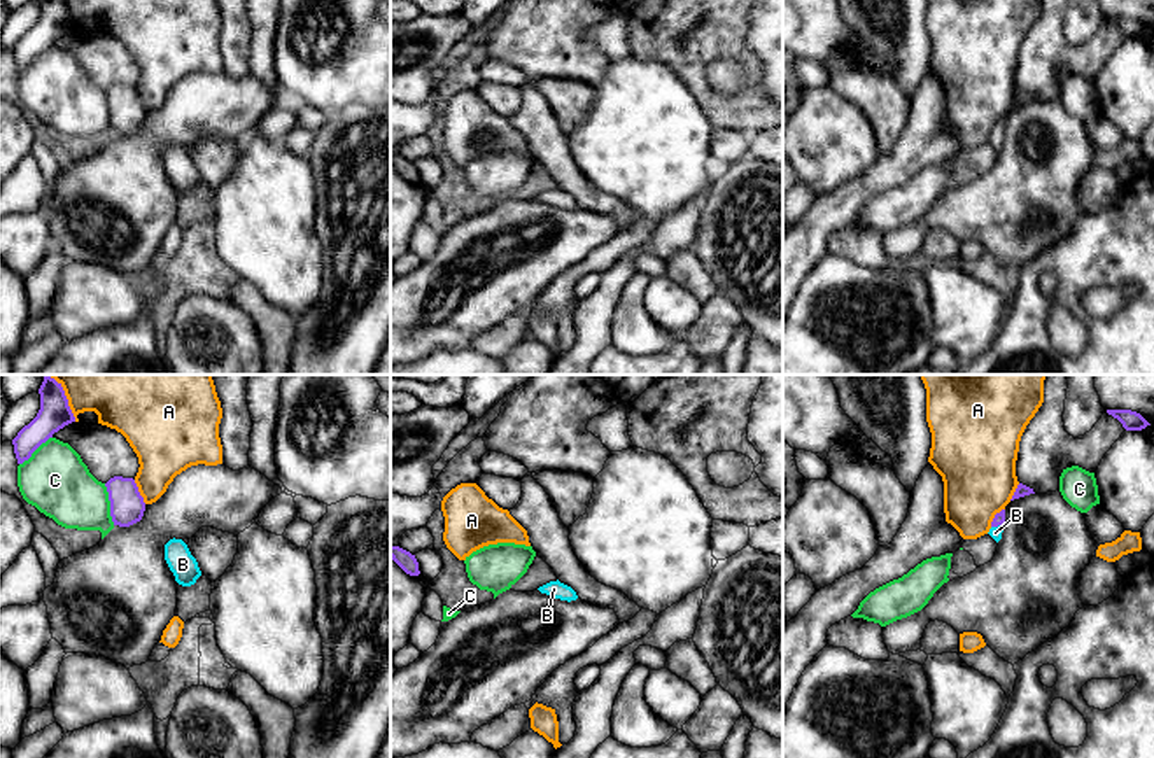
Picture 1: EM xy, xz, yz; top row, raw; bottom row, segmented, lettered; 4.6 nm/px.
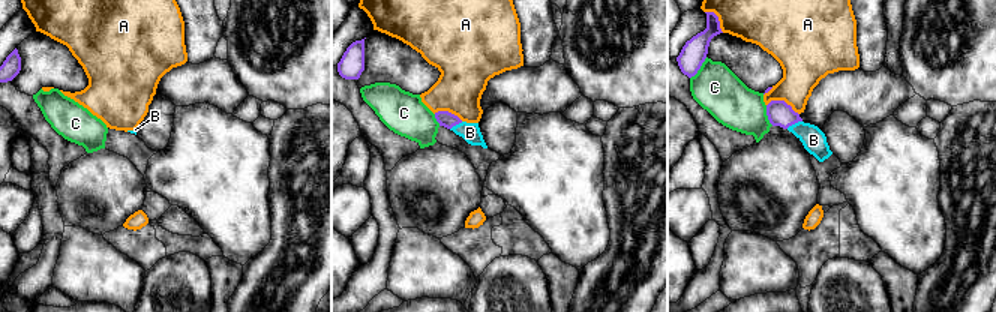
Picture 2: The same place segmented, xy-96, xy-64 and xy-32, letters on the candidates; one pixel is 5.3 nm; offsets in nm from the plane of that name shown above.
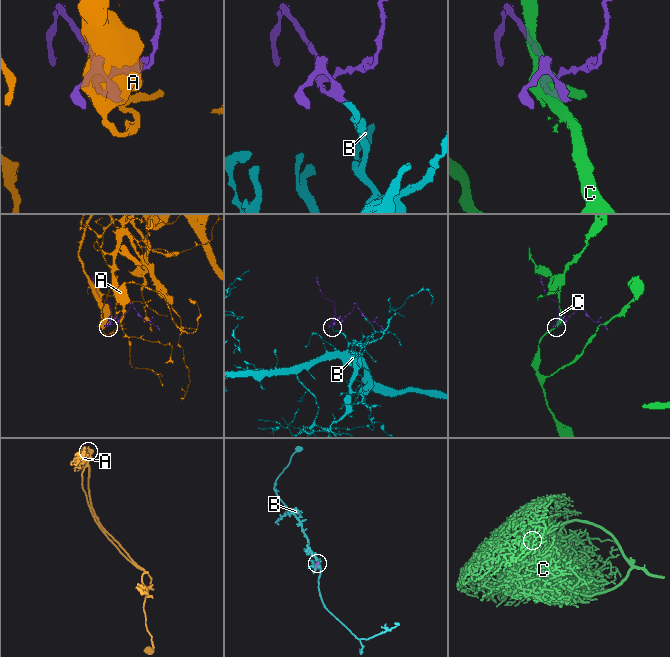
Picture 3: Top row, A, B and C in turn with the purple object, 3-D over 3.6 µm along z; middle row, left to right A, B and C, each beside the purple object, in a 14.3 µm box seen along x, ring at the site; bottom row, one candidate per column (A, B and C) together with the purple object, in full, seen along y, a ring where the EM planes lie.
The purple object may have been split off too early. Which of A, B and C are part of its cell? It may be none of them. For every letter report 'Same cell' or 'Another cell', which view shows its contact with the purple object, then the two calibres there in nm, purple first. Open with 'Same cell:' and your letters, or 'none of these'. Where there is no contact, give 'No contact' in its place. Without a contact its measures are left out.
Same cell: B
A: Another cell. Touches purple in xy. Thickness 160 nm (purple) against 280 nm
B: Same cell. Touches purple in yz. Thickness 50 nm (purple) against 60 nm
C: Another cell. Touches purple in xy. Thickness 160 nm (purple) against 300 nm

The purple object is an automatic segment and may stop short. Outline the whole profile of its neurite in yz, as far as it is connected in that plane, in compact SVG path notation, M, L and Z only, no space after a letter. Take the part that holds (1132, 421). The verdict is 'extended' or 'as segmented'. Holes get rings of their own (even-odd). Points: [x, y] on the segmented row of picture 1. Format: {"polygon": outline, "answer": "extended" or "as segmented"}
{"polygon": "M1107 410L1107 413L1117 418L1126 431L1142 431L1150 425L1140 413L1131 410Z", "answer": "as segmented"}

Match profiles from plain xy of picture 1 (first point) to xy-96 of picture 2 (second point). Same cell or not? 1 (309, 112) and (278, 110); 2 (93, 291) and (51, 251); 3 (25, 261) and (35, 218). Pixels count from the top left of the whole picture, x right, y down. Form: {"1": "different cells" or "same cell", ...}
{"1": "same cell", "2": "different cells", "3": "different cells"}

